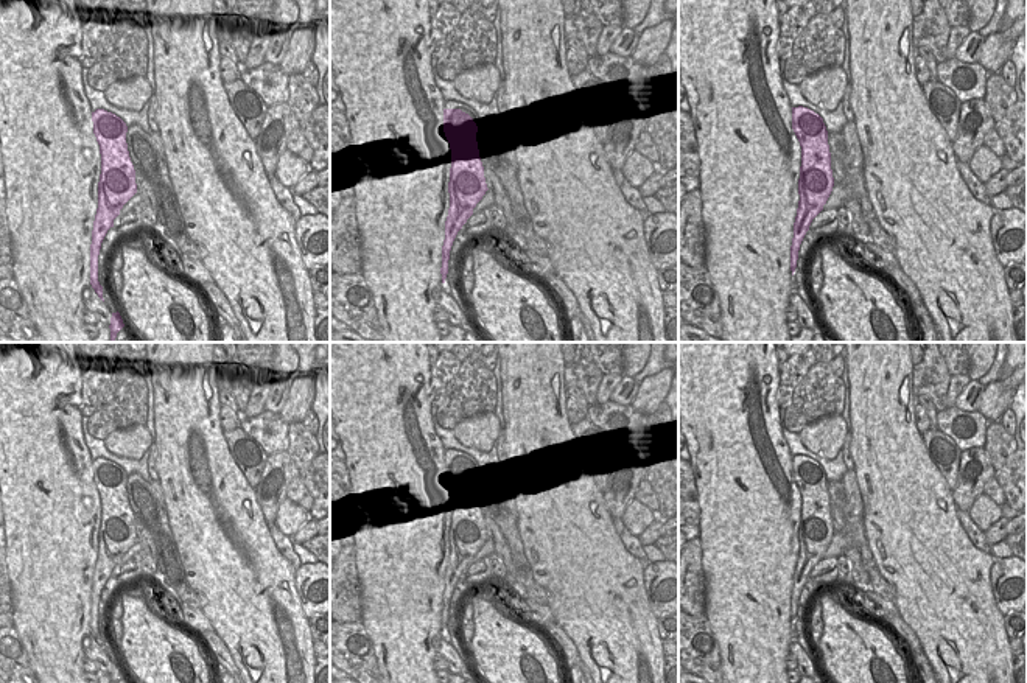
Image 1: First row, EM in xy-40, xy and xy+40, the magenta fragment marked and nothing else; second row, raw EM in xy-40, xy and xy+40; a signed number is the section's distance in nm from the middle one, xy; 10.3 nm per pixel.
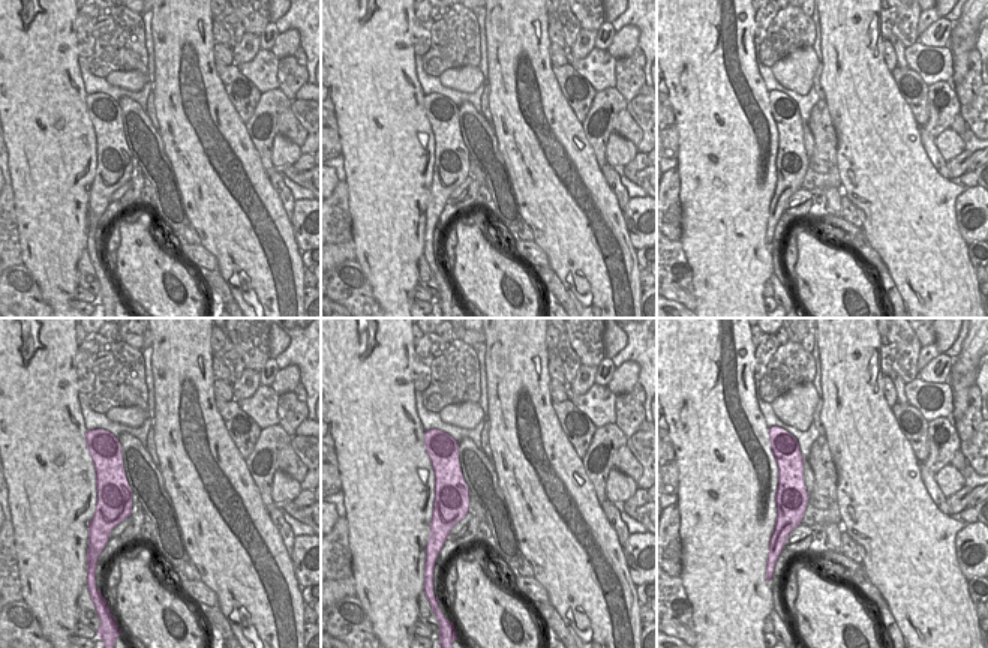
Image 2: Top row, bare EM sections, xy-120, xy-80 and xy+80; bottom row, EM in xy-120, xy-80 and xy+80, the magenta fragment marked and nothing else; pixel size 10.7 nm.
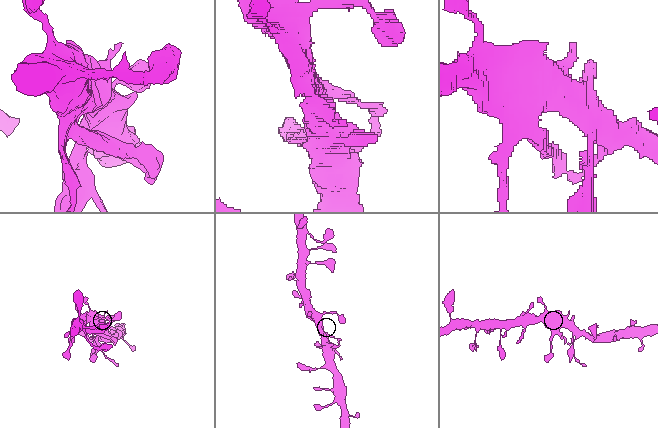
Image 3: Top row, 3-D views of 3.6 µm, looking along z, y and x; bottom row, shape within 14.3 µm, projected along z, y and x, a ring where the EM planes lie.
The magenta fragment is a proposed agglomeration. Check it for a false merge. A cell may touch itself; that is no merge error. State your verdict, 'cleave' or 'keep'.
cleave

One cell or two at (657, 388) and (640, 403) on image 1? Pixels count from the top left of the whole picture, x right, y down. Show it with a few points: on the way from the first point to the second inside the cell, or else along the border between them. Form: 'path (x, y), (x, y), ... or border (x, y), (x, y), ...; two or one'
path (652, 392), (644, 400); one

